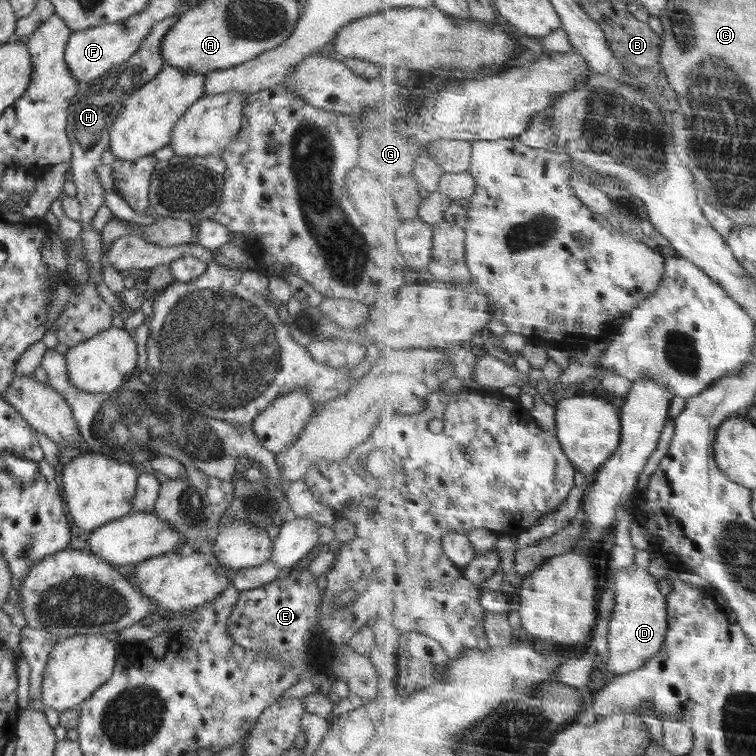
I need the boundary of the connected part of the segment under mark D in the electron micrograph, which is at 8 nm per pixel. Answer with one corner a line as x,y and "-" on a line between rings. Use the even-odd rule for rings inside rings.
634,564
616,571
615,586
618,604
609,628
610,654
607,672
618,675
635,673
656,656
667,642
670,630
668,595
660,590
660,579
652,576
650,570

